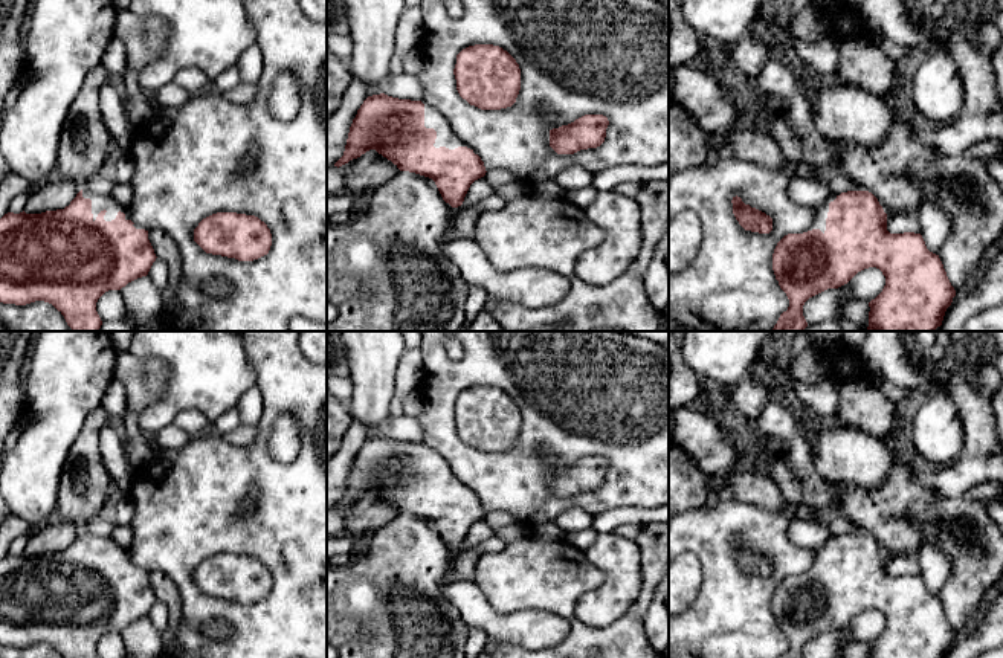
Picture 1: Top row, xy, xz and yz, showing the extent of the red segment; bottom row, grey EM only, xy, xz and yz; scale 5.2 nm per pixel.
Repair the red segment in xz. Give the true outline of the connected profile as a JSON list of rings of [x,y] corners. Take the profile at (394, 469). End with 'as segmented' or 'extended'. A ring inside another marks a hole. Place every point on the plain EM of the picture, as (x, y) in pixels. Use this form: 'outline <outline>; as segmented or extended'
outline [[[385,435],[368,438],[353,461],[343,498],[334,508],[369,492],[400,513],[432,521],[452,550],[461,548],[470,527],[487,514],[481,499],[456,478],[447,460],[424,443]]]; extended

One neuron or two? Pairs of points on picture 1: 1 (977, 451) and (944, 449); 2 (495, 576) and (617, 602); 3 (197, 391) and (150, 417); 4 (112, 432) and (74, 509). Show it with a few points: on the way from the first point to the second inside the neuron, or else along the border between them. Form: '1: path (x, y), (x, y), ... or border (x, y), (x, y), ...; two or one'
1: border (959, 416), (962, 452), (948, 464); two
2: border (585, 558), (605, 579), (576, 614), (599, 628); two
3: path (185, 391), (162, 412); one
4: border (107, 422), (99, 432), (99, 454), (112, 480); two

